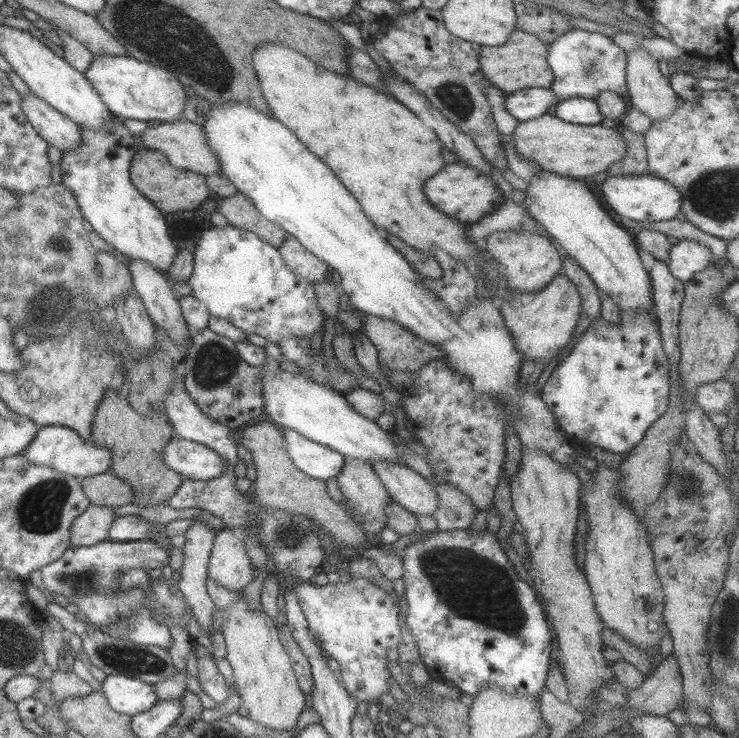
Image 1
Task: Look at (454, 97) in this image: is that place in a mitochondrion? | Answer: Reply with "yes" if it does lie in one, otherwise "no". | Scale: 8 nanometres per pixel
yes

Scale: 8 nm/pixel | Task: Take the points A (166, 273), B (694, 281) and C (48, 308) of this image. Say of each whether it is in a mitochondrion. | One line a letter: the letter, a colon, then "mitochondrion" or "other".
A: other
B: other
C: mitochondrion

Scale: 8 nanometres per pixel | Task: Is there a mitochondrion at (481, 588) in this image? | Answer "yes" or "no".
yes

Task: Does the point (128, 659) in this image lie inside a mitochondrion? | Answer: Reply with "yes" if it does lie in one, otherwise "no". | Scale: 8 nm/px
yes

